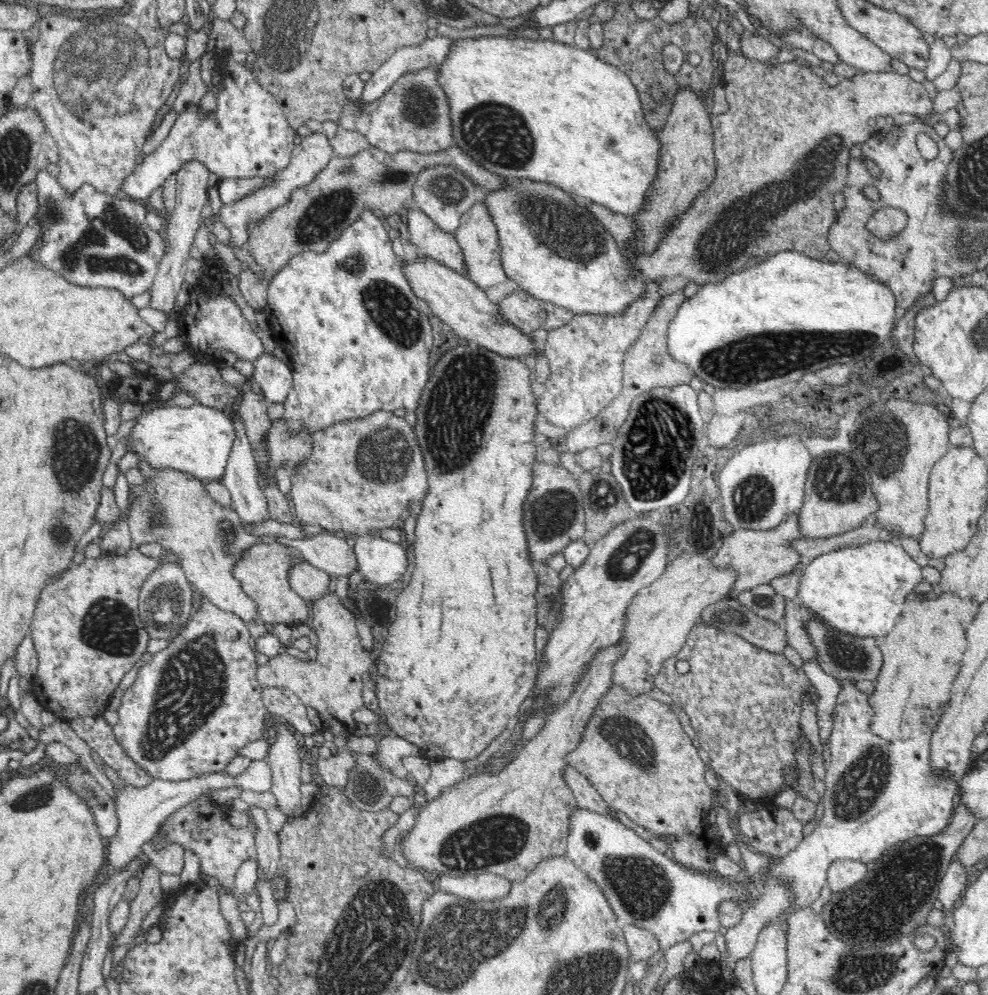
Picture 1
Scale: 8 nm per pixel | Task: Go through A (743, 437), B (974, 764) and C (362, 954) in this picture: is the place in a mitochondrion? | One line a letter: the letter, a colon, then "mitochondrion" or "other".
A: other
B: other
C: mitochondrion

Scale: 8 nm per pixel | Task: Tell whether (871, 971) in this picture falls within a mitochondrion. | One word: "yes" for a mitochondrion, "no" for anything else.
yes

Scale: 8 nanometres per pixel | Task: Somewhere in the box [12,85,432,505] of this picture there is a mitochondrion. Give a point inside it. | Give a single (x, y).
(113, 241)

